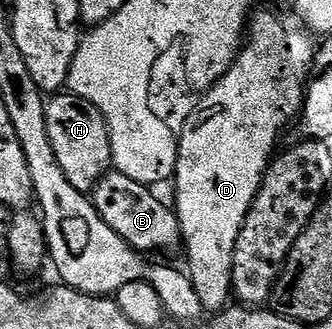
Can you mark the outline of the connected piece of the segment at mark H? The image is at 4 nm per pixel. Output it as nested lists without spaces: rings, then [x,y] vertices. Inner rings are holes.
[[[55,94],[46,101],[45,126],[53,154],[57,154],[57,166],[69,178],[69,186],[88,194],[94,192],[95,184],[112,167],[111,143],[105,118],[89,102],[70,94]]]

